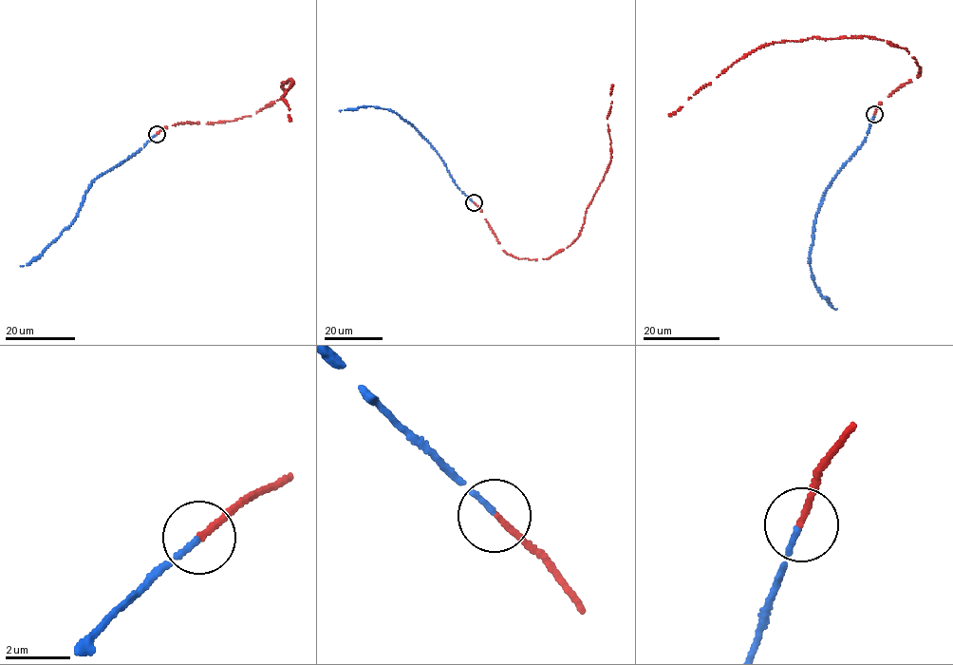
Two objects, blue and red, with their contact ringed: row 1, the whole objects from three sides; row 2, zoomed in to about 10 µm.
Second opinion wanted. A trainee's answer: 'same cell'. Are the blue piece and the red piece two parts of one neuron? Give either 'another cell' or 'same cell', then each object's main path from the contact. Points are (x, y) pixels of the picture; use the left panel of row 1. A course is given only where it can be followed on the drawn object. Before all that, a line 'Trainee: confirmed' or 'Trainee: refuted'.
Trainee: confirmed
same cell; blue runs (156, 134), (137, 151), (93, 180), (70, 224), (37, 257), (22, 266); red runs (156, 134), (186, 123), (251, 116), (280, 99), (289, 79), (293, 84), (283, 99), (290, 121)

